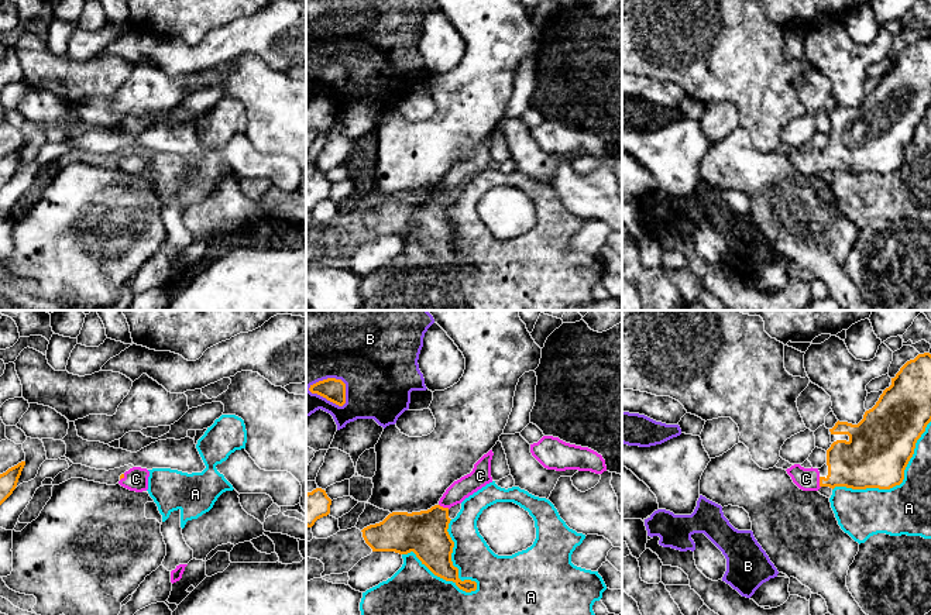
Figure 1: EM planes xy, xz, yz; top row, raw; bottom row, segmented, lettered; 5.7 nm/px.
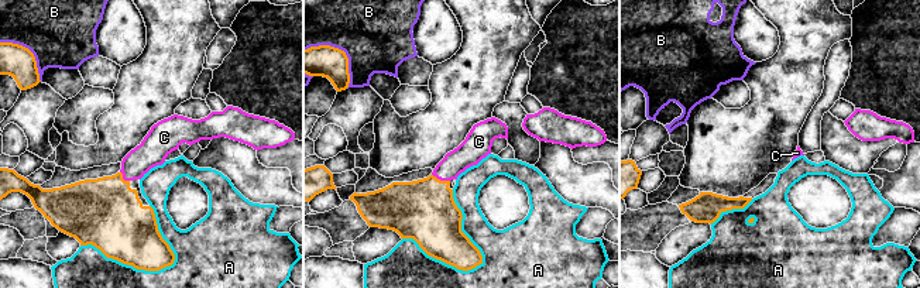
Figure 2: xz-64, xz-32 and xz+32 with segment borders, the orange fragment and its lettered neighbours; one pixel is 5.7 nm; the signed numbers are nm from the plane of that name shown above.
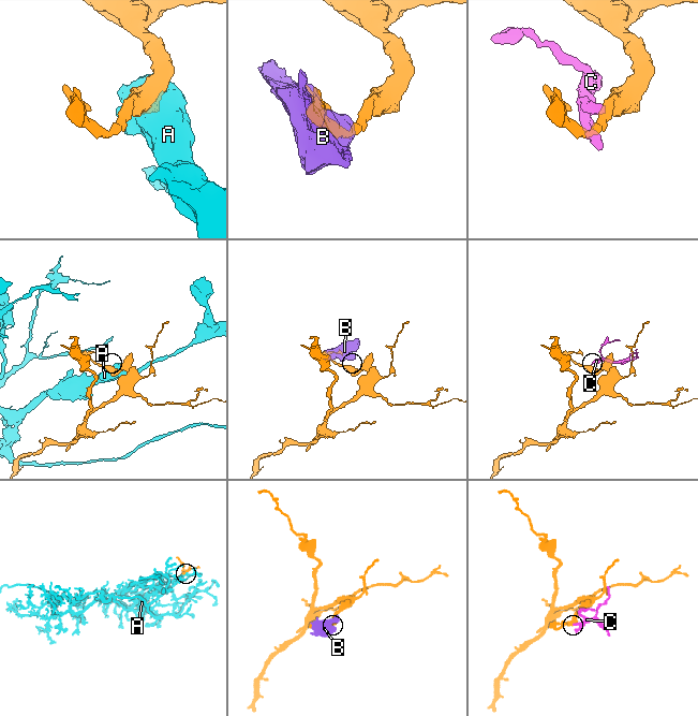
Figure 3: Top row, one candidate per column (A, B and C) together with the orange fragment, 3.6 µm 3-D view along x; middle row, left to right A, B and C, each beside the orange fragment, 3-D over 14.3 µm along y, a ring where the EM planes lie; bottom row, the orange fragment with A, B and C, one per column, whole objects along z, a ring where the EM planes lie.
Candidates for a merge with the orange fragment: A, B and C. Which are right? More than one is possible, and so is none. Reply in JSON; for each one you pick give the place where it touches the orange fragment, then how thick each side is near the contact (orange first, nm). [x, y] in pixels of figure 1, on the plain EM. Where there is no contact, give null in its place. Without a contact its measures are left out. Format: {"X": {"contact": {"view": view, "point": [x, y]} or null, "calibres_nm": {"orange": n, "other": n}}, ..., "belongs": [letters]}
{"C": {"contact": {"view": "xz", "point": [445, 192]}, "calibres_nm": {"orange": 260, "other": 120}}, "belongs": ["C"]}

